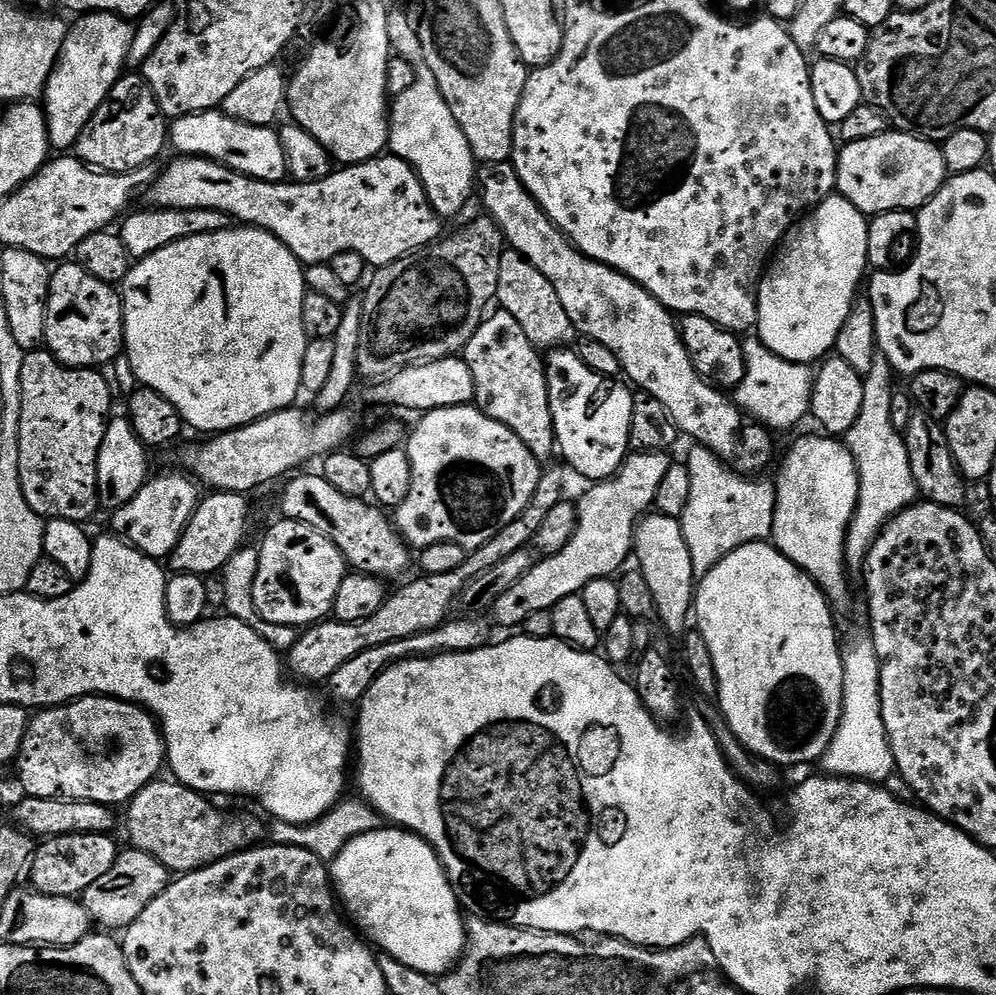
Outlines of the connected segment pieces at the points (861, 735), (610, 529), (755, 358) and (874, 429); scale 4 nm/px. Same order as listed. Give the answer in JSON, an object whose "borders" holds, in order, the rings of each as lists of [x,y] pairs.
{"borders":[[[[867,631],[856,632],[843,645],[844,657],[844,689],[842,690],[842,718],[838,722],[838,730],[826,750],[826,754],[818,764],[827,775],[843,776],[846,780],[866,780],[869,784],[883,785],[886,778],[896,772],[896,763],[892,747],[886,734],[886,724],[882,722],[882,698],[880,697],[880,663],[874,650],[874,642]]],[[[632,452],[625,456],[623,464],[613,476],[609,476],[607,480],[593,483],[589,487],[592,489],[581,500],[578,500],[578,519],[574,538],[570,542],[566,542],[566,546],[562,546],[562,550],[558,550],[558,554],[543,557],[539,562],[533,563],[526,578],[522,578],[522,582],[510,586],[510,590],[506,590],[506,594],[502,594],[496,599],[496,604],[491,610],[491,615],[496,616],[495,623],[497,625],[500,623],[504,628],[519,629],[524,620],[530,618],[530,614],[551,610],[558,602],[562,602],[562,598],[577,595],[594,578],[615,577],[625,567],[623,564],[627,562],[628,556],[630,560],[633,555],[636,525],[655,505],[658,486],[662,483],[663,476],[666,475],[669,463],[669,457],[663,452]]],[[[758,338],[745,339],[744,377],[734,390],[734,402],[751,419],[760,421],[765,428],[792,428],[809,415],[812,406],[814,372],[807,364],[795,364],[774,354]]],[[[876,351],[874,366],[870,366],[870,374],[864,376],[862,410],[858,410],[858,422],[854,422],[854,426],[846,434],[848,449],[860,475],[856,513],[848,527],[848,541],[844,544],[847,563],[852,566],[863,565],[870,546],[888,525],[888,521],[918,500],[918,489],[914,474],[910,470],[910,458],[904,445],[904,437],[898,430],[894,430],[890,422],[890,402],[894,391],[892,379],[894,373],[886,354]]]]}

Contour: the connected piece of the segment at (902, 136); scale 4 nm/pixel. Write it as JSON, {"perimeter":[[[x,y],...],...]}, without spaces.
{"perimeter":[[[889,130],[878,134],[878,138],[862,138],[862,142],[850,142],[849,144],[844,144],[843,147],[839,149],[838,155],[836,157],[836,187],[835,191],[839,195],[847,198],[858,211],[864,213],[865,216],[871,218],[873,216],[879,216],[882,212],[898,212],[901,210],[919,210],[932,199],[932,195],[935,192],[940,191],[940,187],[943,186],[946,179],[946,169],[944,166],[944,153],[942,151],[941,145],[939,143],[923,140],[920,136],[911,136],[909,132],[898,132],[895,130]]]}

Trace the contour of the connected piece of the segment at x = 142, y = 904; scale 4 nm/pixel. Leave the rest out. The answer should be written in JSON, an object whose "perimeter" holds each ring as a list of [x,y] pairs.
{"perimeter":[[[121,851],[114,866],[110,866],[110,870],[106,870],[106,874],[102,874],[94,886],[82,893],[84,908],[97,925],[105,924],[117,930],[128,928],[142,914],[142,910],[146,910],[146,906],[158,898],[158,894],[168,889],[170,873],[162,866],[162,862],[158,862],[158,858],[145,852],[127,851]]]}

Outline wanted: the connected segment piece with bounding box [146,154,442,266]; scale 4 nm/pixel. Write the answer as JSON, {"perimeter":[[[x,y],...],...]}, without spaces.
{"perimeter":[[[381,154],[364,164],[353,164],[333,170],[322,182],[297,184],[285,182],[262,182],[241,172],[235,172],[219,164],[217,160],[207,160],[201,156],[180,156],[173,164],[168,164],[148,185],[146,197],[154,208],[170,210],[214,210],[227,212],[233,221],[244,226],[255,226],[274,234],[287,246],[301,262],[301,265],[326,264],[338,254],[357,252],[362,254],[369,266],[383,266],[398,258],[417,252],[419,248],[441,239],[441,217],[430,206],[426,190],[418,174],[402,158],[391,154]]]}

